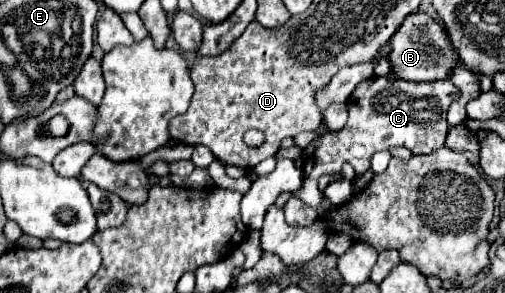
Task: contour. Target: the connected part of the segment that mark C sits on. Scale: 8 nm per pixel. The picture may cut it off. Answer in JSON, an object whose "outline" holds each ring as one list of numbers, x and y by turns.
{"outline":[[372,77,362,81,348,99,348,123,340,131,314,139,306,147,306,153,302,151,304,185,292,193,293,197,316,209,322,201,322,192,318,188,320,175,334,173,338,180,343,179,338,173,344,163,350,163,356,169,356,175,362,175,370,169,370,157,376,151,392,147,406,147,414,155,430,155,432,151,438,151,442,143,434,143,434,135,446,135,446,111,458,97,458,89,450,81,412,83,396,77]]}

